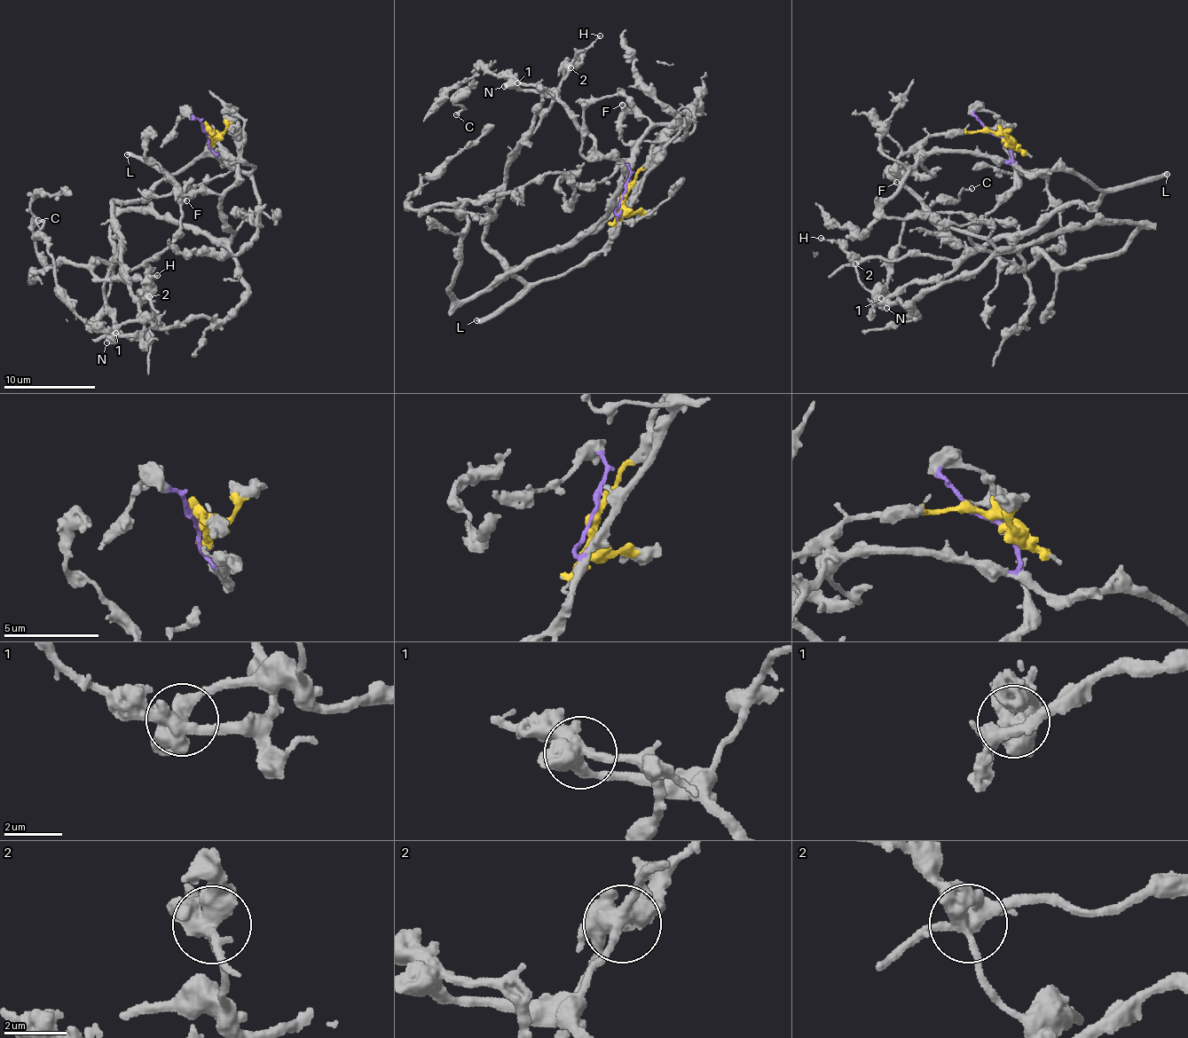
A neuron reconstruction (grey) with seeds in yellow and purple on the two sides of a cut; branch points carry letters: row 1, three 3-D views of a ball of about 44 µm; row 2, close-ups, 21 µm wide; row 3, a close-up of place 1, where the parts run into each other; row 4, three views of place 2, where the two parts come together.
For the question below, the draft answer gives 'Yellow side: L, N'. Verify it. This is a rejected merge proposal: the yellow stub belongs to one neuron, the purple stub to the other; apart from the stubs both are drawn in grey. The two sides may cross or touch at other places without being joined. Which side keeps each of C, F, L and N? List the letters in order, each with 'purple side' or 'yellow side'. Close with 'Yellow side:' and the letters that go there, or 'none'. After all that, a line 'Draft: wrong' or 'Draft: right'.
C: purple side
F: purple side
L: purple side
N: yellow side
Yellow side: N
Draft: wrong

